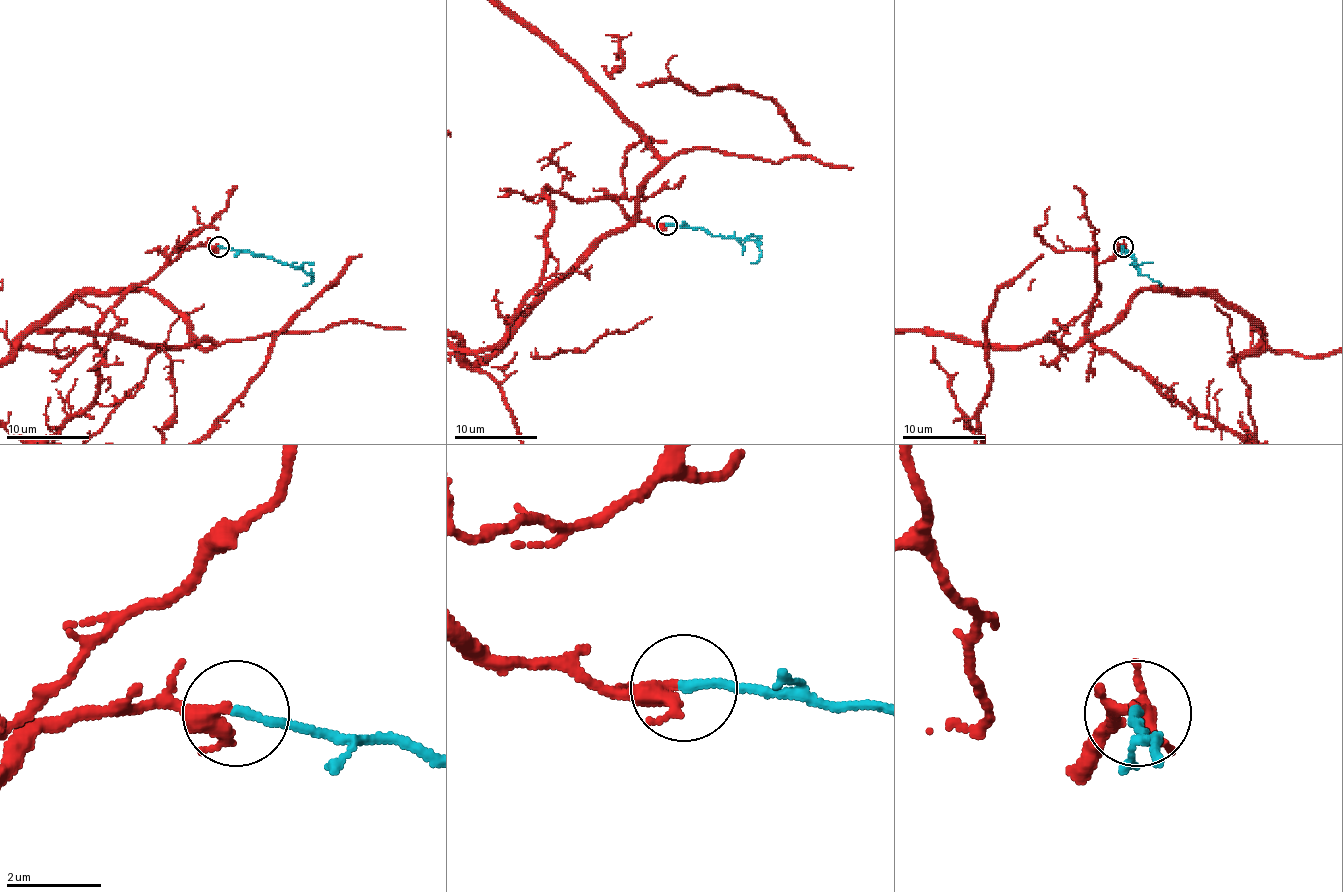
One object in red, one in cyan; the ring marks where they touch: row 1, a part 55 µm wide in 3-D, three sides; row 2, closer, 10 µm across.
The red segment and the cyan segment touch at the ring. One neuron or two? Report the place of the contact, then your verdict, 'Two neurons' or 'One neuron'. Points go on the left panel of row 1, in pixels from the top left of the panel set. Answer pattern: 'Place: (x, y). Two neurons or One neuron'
Place: (218, 246). One neuron

